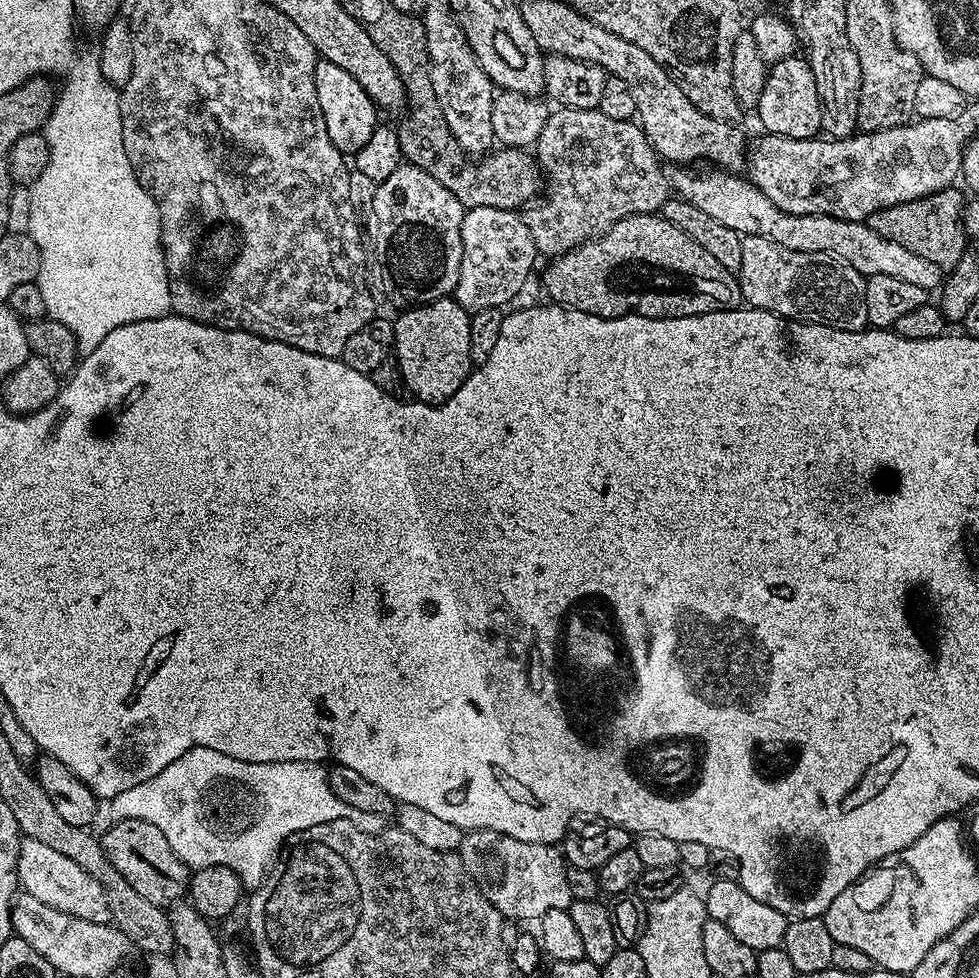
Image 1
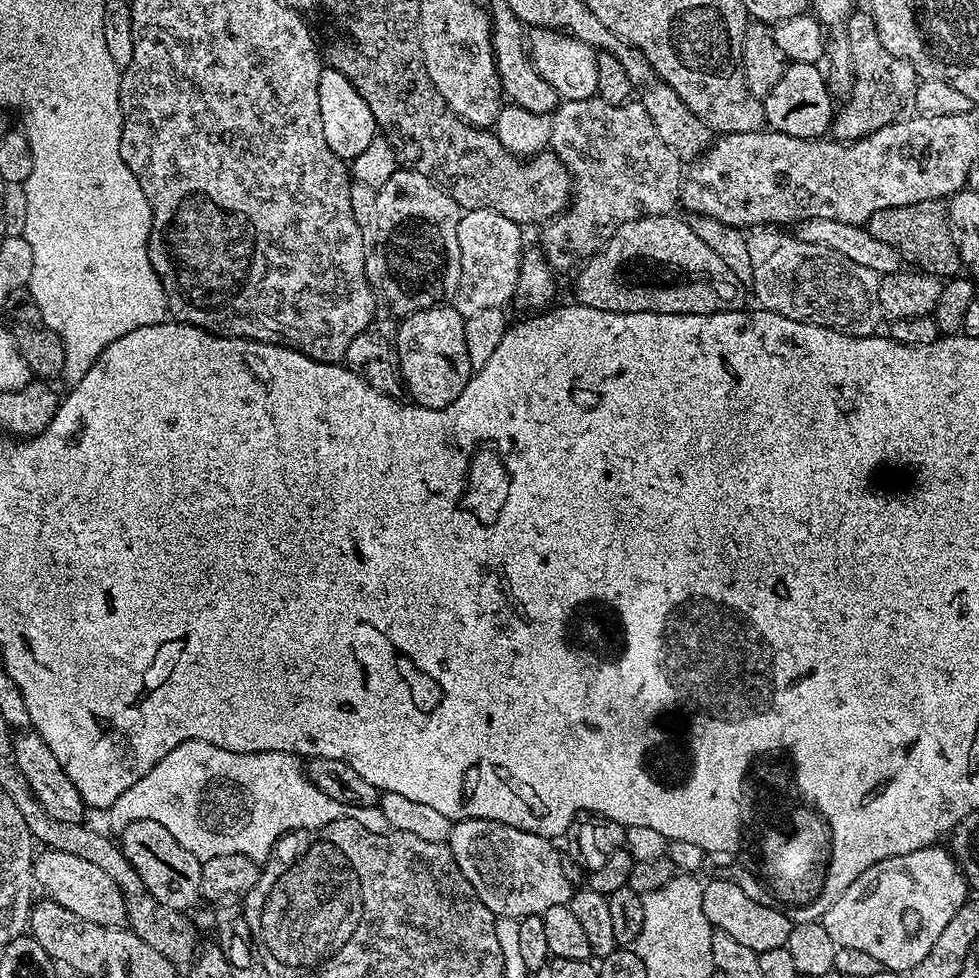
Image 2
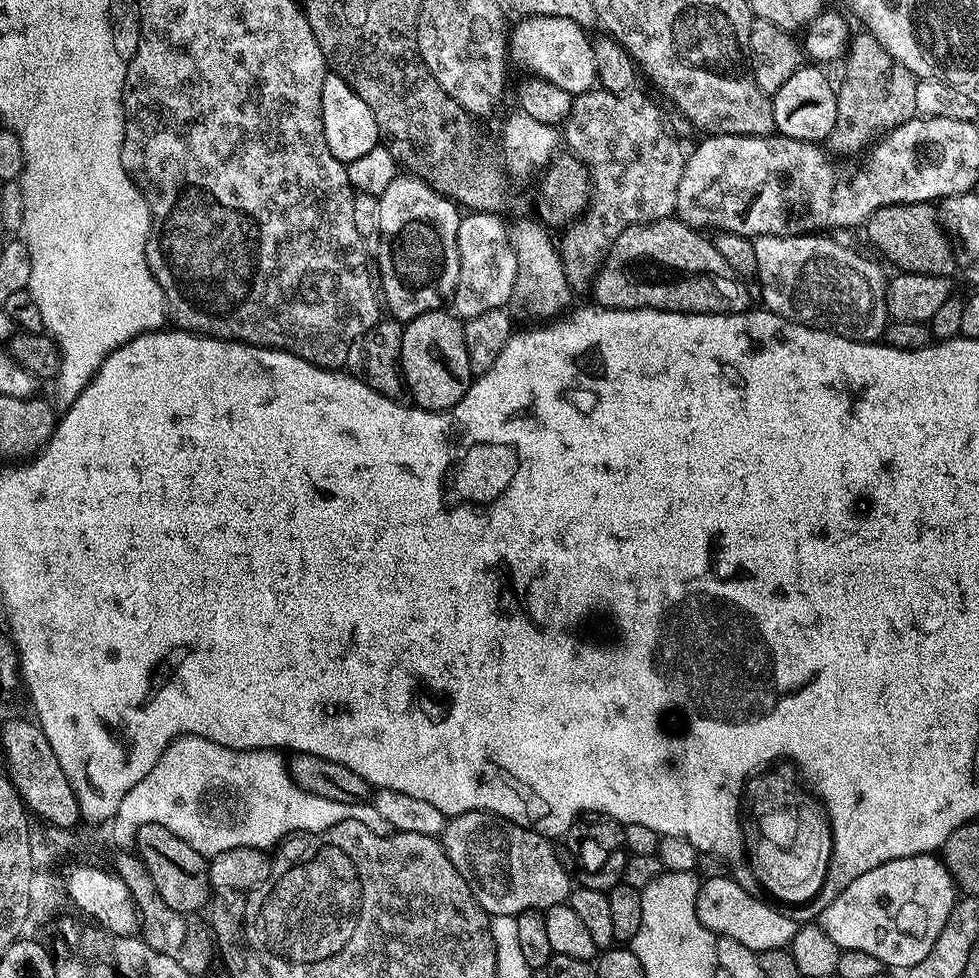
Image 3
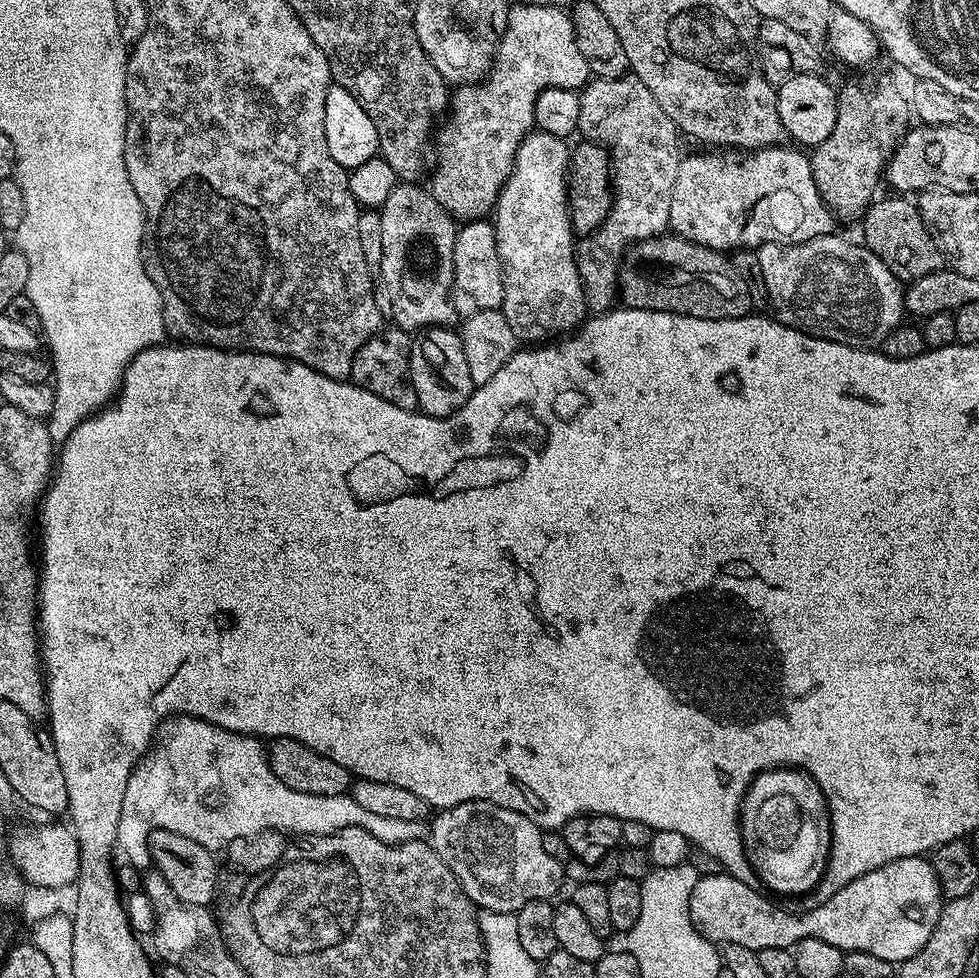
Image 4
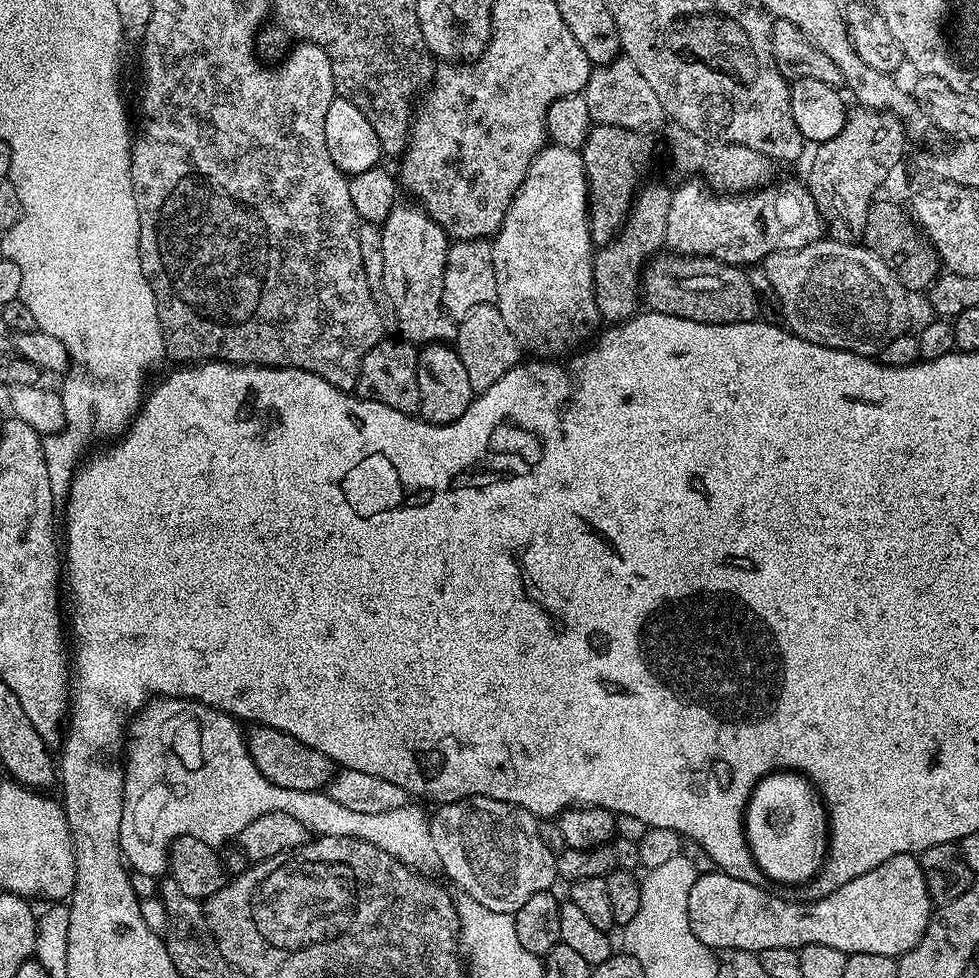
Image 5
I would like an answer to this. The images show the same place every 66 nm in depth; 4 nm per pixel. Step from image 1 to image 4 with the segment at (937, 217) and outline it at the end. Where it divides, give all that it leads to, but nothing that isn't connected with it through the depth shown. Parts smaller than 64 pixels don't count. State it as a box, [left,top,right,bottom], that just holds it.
[862,194,946,282]

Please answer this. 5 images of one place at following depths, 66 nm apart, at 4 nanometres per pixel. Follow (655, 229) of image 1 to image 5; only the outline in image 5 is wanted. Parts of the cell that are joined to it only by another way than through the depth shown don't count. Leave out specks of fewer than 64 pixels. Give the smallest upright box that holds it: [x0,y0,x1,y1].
[640,255,759,324]

